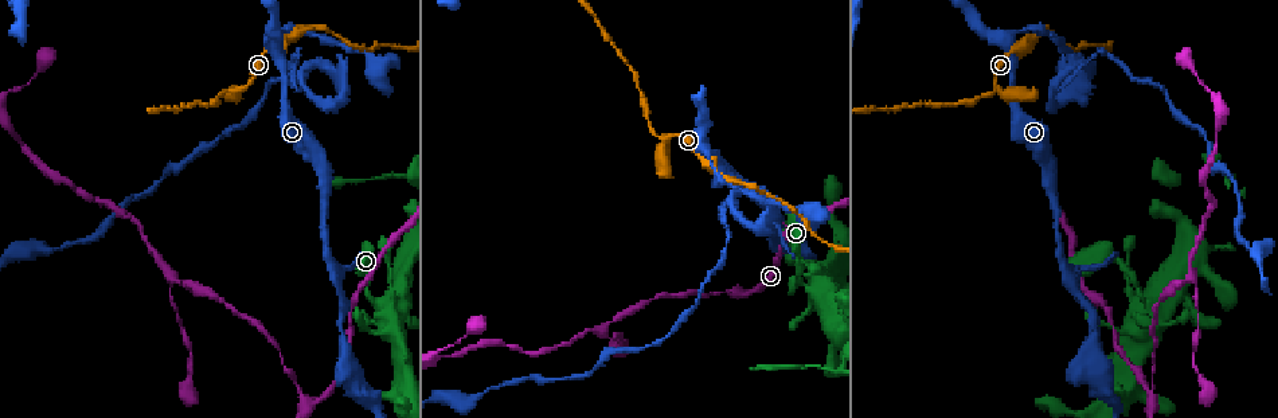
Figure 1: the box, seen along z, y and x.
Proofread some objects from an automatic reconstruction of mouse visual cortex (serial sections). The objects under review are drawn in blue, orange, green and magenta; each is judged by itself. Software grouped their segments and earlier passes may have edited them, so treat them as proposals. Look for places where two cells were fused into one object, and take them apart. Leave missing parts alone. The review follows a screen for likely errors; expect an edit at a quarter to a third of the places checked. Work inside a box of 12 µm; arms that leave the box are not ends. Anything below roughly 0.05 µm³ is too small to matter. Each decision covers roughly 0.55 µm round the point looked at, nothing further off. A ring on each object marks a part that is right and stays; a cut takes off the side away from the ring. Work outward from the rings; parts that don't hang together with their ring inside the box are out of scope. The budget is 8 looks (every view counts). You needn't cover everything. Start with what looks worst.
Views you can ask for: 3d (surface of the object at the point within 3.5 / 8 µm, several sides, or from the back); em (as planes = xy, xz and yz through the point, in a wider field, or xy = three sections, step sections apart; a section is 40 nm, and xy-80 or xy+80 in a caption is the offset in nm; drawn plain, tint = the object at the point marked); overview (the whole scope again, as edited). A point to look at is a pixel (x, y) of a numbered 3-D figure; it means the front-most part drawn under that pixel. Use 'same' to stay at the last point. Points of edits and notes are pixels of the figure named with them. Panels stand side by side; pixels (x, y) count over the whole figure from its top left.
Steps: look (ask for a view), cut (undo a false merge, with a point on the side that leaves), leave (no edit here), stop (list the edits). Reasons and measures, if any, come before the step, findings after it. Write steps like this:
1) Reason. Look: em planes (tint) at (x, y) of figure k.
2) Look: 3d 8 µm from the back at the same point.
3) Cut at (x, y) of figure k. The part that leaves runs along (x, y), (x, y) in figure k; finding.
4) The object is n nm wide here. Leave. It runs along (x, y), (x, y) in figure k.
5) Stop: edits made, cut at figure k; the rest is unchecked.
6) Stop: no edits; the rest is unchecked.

A narrow waist. Look: 3d 3.5 µm from the back at (294, 375) of figure 1.

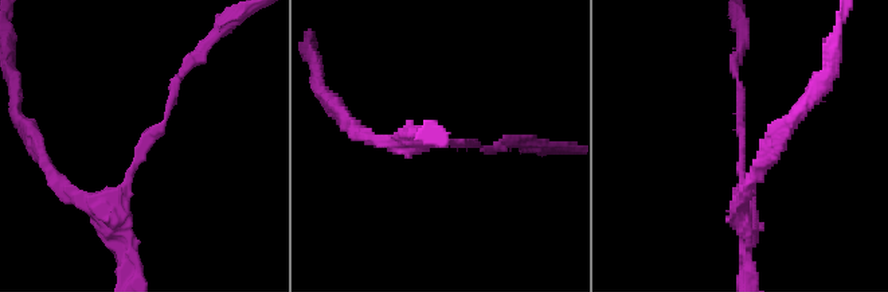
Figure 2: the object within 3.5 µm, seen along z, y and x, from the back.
The arms are 100, 250 nm wide. Leave. It runs along (740, 207), (740, 82), (734, 70) in figure 2; all the same cell.

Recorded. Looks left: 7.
Abrupt turn. Look: 3d 3.5 µm at (168, 277) of figure 1.

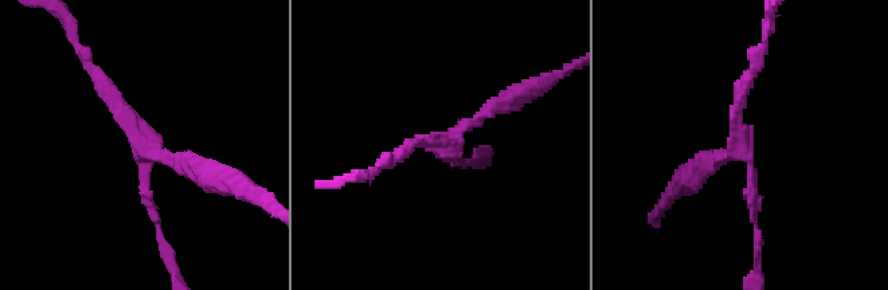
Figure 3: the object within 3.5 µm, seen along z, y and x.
3 arms meet here; the arms are 100, 150, 200 nm wide. Look: em planes (tint) at (443, 144) of figure 3.

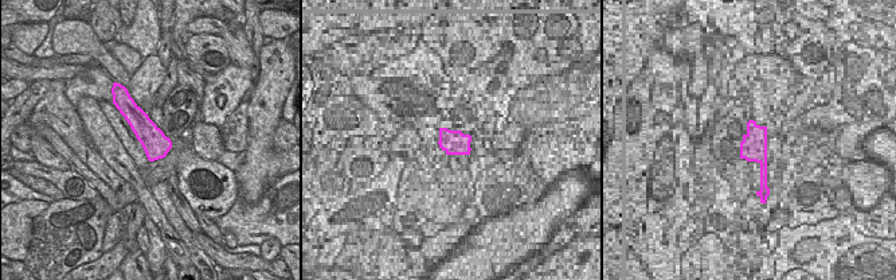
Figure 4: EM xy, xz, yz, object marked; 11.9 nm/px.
Leave. It runs along (214, 177), (152, 153), (94, 74) in figure 3; all the same cell.

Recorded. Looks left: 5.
Look: 3d 3.5 µm at (383, 303) of figure 1.

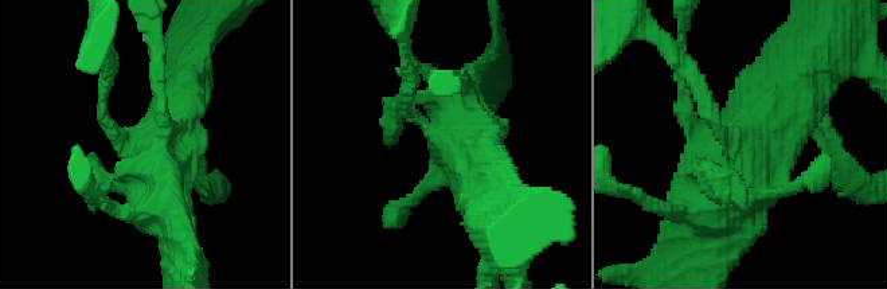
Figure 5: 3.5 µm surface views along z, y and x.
Shape alone is not enough. Look: em xy step 5 (tint) at (739, 145) of figure 5.

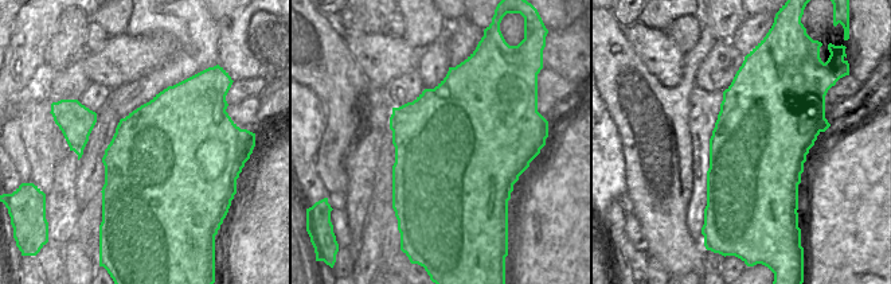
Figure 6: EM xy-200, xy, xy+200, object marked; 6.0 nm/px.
Leave. It runs along (104, 110), (157, 163), (178, 246) in figure 5; all the same cell.

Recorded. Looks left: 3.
Stop: no edits; the rest is unchecked.

